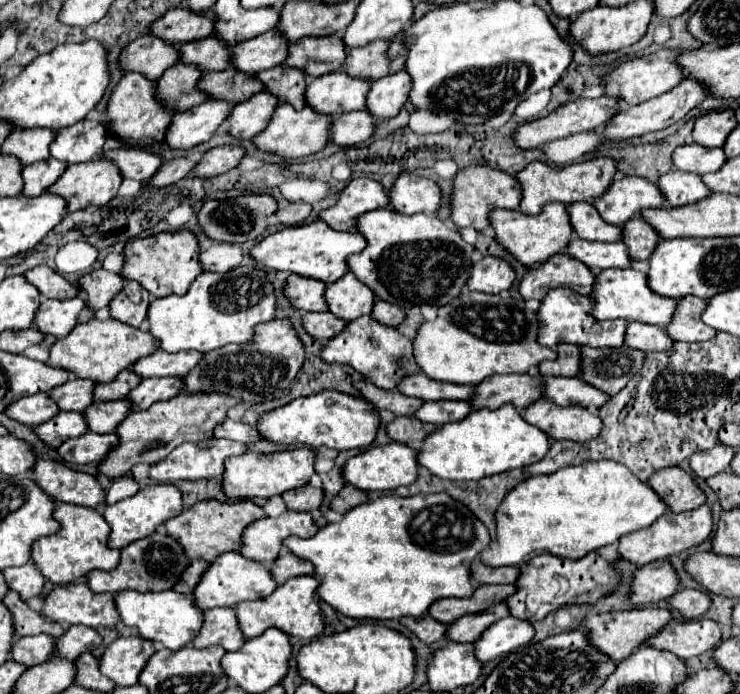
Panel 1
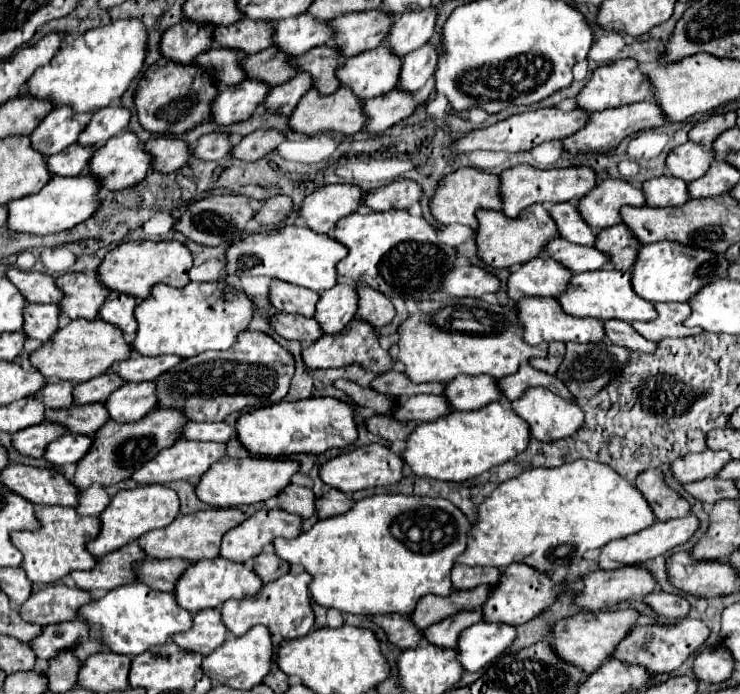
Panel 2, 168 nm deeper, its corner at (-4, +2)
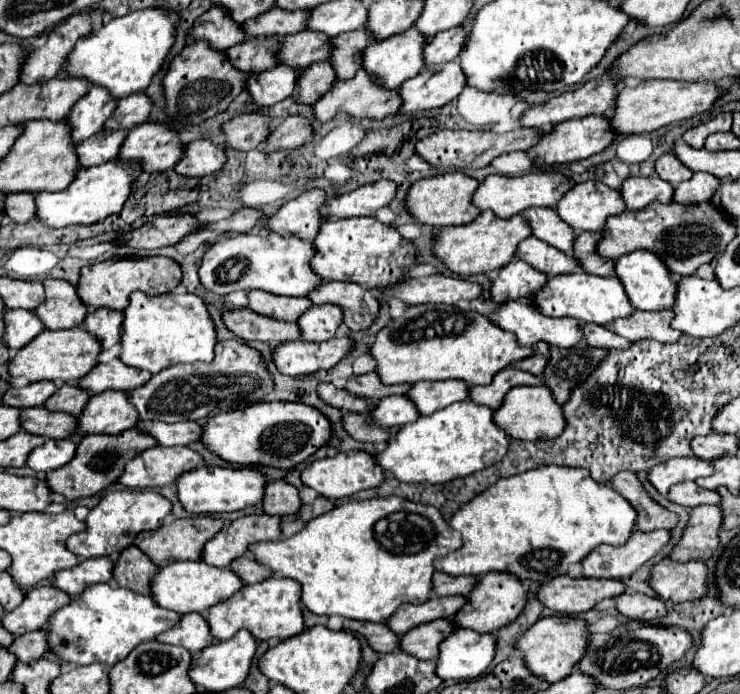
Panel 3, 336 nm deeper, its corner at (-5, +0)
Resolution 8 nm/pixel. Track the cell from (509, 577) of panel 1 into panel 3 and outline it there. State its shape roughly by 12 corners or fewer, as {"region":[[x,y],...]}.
{"region":[[436,571],[434,593],[468,597],[478,577]]}

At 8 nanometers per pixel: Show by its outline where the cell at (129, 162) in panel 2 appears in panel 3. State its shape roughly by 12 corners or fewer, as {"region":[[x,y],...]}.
{"region":[[160,123],[126,133],[120,161],[142,171],[172,169],[184,153],[178,133]]}

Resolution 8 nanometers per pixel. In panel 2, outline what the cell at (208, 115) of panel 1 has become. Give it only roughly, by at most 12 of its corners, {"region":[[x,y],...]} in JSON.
{"region":[[259,79],[221,89],[211,119],[221,127],[249,119],[271,87]]}

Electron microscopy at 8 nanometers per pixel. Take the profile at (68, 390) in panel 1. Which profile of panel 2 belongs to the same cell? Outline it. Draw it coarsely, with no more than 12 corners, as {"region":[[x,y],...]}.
{"region":[[53,379],[33,393],[45,407],[73,405],[71,381]]}

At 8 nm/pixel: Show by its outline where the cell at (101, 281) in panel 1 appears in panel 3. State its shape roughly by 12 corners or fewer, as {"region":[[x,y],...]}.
{"region":[[46,279],[36,307],[46,329],[82,327],[88,307],[76,287]]}

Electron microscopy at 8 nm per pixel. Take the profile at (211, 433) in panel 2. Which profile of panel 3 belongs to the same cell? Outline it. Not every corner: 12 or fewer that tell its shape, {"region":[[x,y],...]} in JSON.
{"region":[[196,421],[138,423],[158,445],[200,441]]}

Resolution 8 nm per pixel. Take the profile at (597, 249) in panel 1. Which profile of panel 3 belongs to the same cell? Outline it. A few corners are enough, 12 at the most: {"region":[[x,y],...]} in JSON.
{"region":[[522,241],[516,257],[550,277],[580,269],[574,255],[540,241]]}

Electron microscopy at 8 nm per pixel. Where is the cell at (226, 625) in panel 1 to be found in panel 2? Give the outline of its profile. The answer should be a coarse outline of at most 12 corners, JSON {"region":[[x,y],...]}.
{"region":[[217,609],[193,617],[173,641],[185,651],[209,655],[227,637]]}

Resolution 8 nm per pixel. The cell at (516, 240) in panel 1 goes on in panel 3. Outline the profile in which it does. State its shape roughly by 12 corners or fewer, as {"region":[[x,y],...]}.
{"region":[[482,211],[438,229],[434,253],[456,275],[492,273],[532,237],[524,215]]}

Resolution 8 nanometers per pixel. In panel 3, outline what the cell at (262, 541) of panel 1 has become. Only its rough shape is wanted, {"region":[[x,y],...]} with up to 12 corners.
{"region":[[238,517],[206,543],[204,561],[228,567],[252,543],[278,541],[280,517]]}

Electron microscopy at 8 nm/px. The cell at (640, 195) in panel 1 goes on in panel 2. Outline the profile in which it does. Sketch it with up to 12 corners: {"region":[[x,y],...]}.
{"region":[[605,179],[579,199],[593,231],[621,223],[623,205],[641,207],[639,185]]}

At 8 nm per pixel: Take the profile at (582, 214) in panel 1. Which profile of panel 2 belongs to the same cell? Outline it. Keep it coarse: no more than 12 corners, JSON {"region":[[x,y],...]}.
{"region":[[555,203],[549,215],[559,237],[575,245],[593,245],[595,233],[575,203]]}

